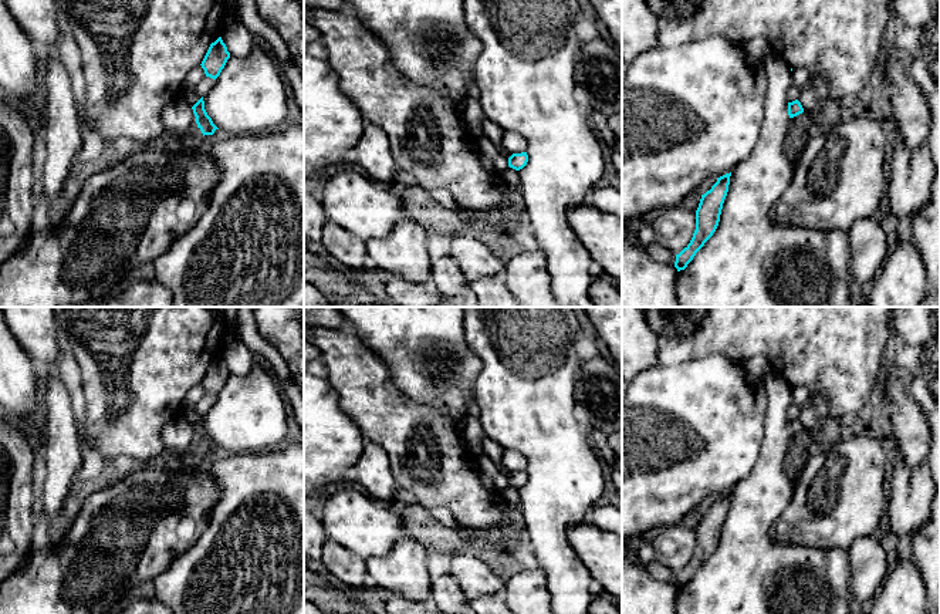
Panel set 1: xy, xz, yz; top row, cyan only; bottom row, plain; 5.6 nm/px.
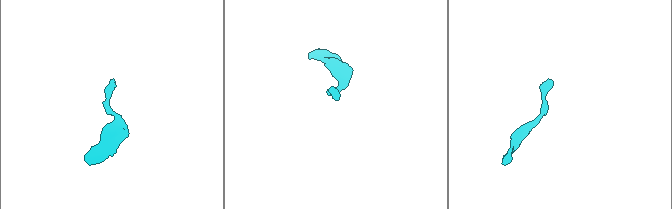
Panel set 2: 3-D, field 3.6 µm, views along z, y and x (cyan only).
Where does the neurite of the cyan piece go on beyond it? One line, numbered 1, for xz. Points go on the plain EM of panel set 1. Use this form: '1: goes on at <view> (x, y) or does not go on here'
1: does not go on here

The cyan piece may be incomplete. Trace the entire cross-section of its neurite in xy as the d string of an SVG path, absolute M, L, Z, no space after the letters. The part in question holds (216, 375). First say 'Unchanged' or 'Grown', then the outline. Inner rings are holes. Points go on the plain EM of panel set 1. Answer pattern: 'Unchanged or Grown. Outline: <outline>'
Unchanged. Outline: M219 355L214 361L210 362L200 384L204 388L206 395L216 398L229 377L230 371L227 370L227 365L223 361L222 355Z

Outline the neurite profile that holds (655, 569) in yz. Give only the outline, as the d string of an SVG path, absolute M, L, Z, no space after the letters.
M653 560L652 563L645 564L643 569L655 580L659 580L659 581L662 581L665 584L674 584L676 573L673 573L670 569L667 569L662 563Z

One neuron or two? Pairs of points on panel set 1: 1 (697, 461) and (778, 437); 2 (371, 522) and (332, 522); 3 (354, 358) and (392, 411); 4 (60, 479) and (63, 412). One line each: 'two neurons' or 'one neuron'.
1: two neurons
2: one neuron
3: one neuron
4: one neuron

